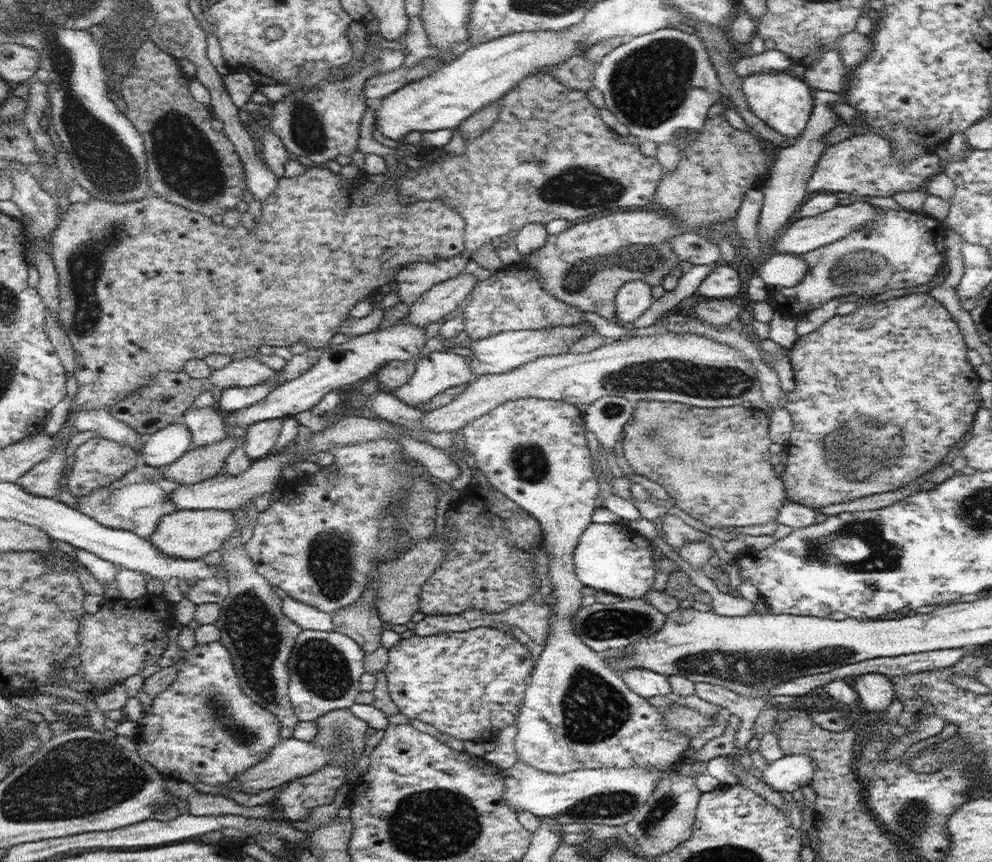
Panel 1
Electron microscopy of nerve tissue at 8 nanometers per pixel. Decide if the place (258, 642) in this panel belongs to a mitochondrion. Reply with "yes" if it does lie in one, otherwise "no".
yes

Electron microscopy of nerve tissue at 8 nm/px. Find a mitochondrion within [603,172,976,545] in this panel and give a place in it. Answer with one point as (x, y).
(851, 457)

